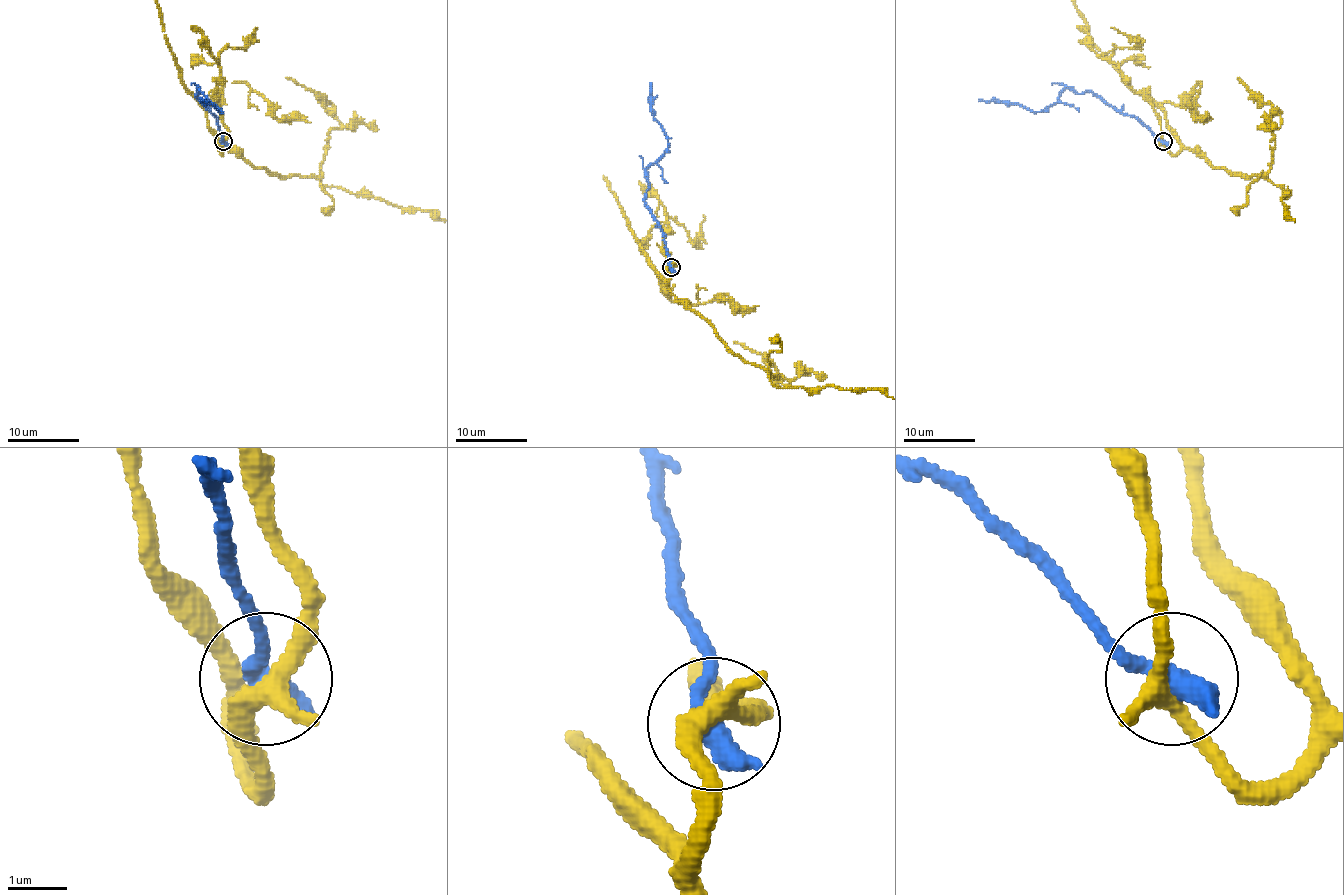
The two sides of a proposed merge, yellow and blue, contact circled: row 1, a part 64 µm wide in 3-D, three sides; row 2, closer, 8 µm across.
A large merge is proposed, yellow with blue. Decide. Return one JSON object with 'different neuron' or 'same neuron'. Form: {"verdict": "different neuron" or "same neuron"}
{"verdict": "different neuron"}

